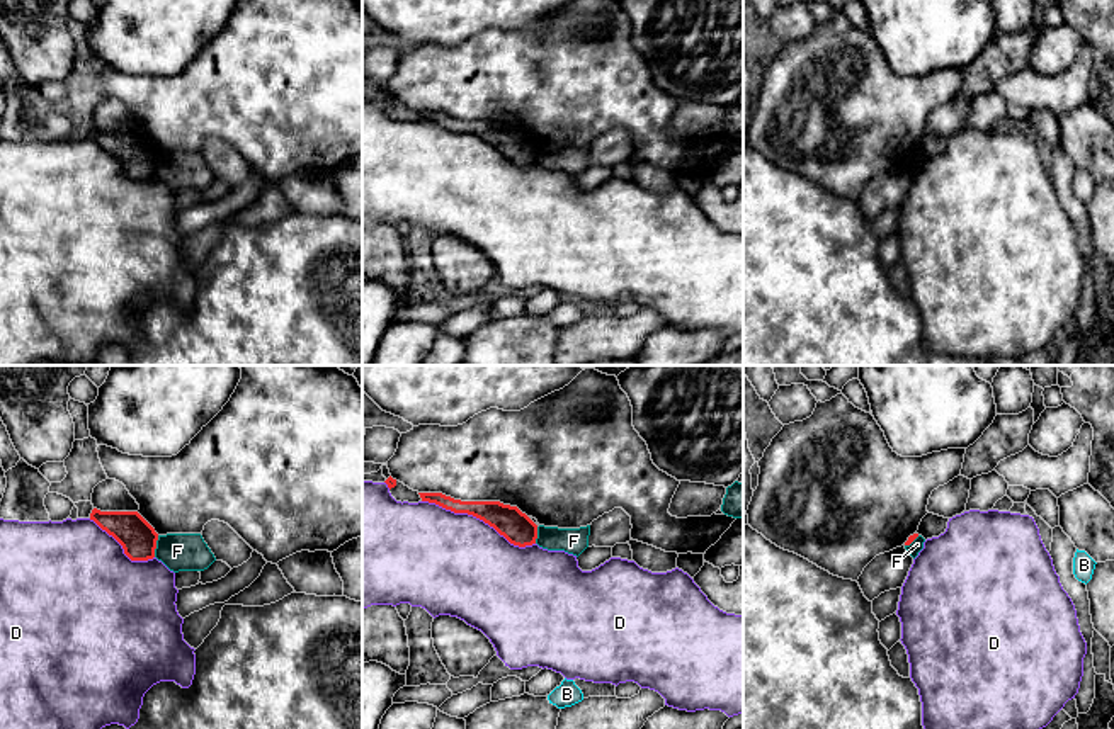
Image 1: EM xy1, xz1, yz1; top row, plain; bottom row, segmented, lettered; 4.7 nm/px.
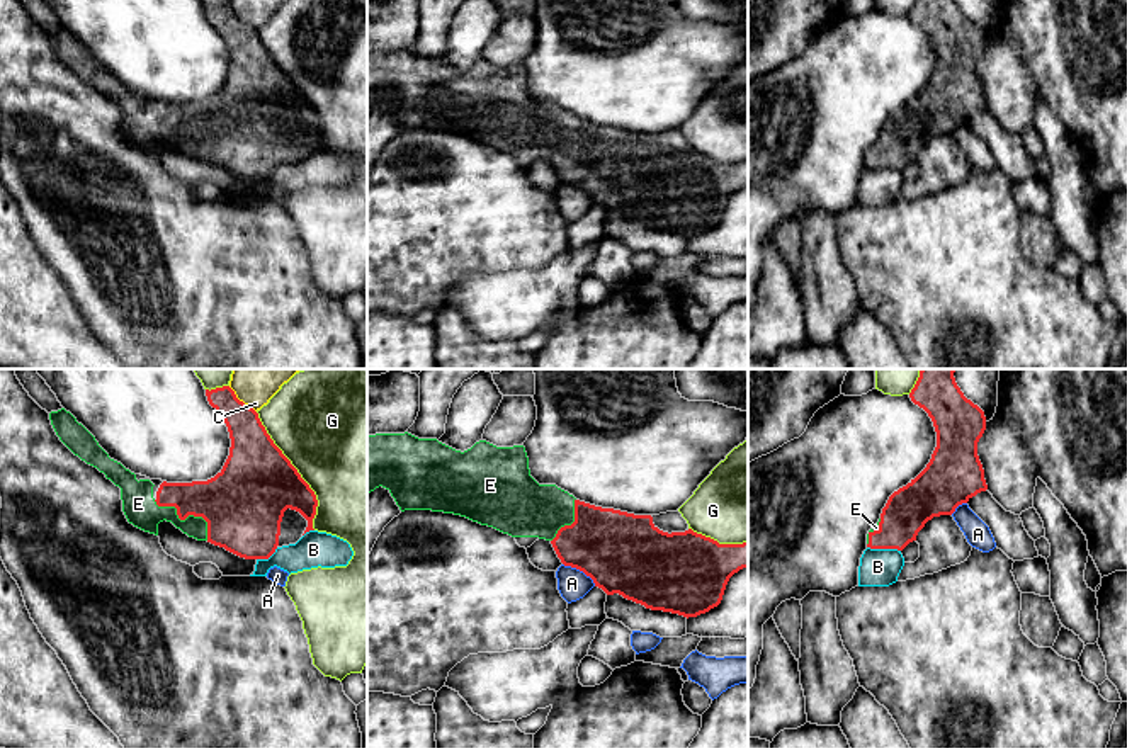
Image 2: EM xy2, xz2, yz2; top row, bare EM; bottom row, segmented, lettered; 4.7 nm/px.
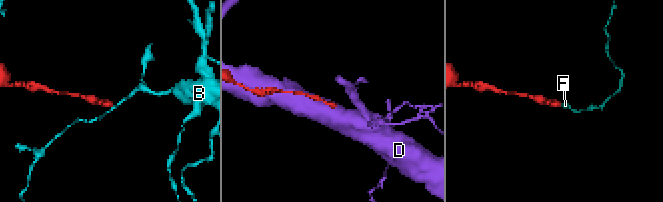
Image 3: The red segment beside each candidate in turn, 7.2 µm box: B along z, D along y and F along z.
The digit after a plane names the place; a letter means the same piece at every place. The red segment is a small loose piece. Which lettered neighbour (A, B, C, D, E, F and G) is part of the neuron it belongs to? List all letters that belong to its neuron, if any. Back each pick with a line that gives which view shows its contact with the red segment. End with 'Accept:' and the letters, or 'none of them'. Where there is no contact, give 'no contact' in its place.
E: xy2
Accept: E

